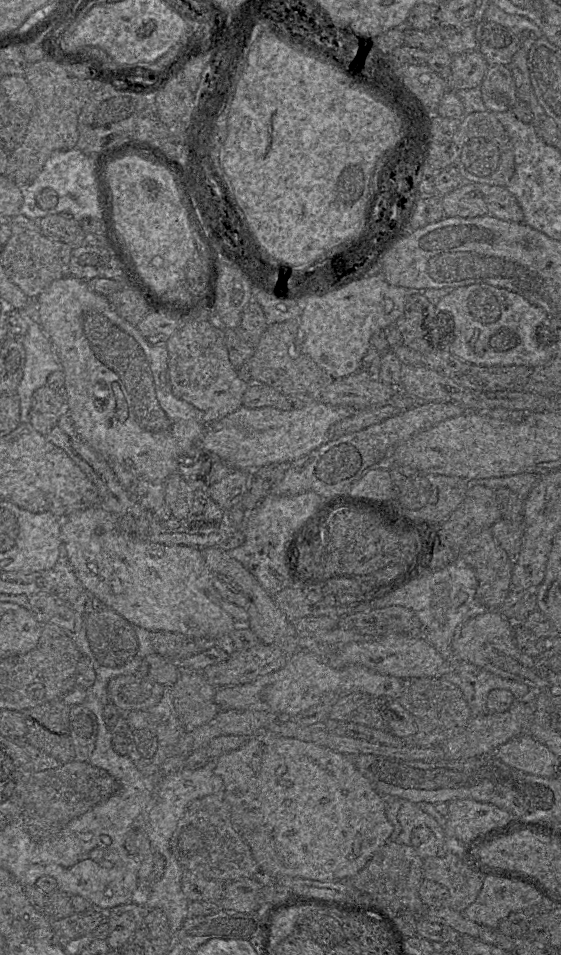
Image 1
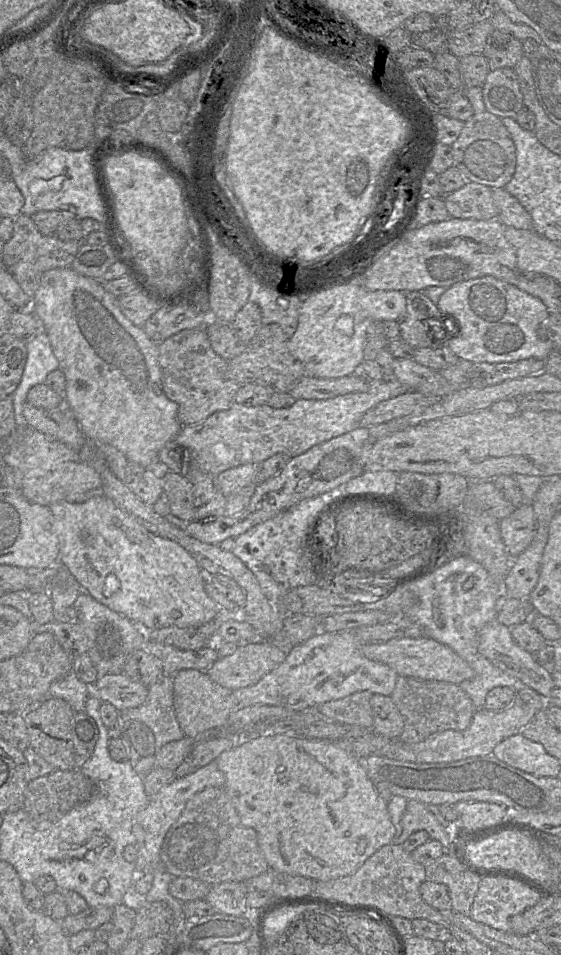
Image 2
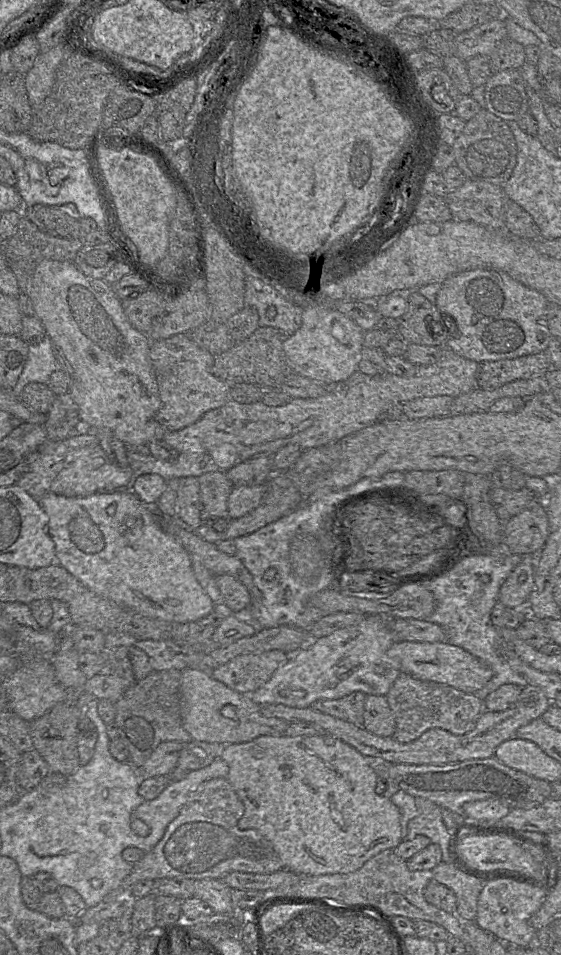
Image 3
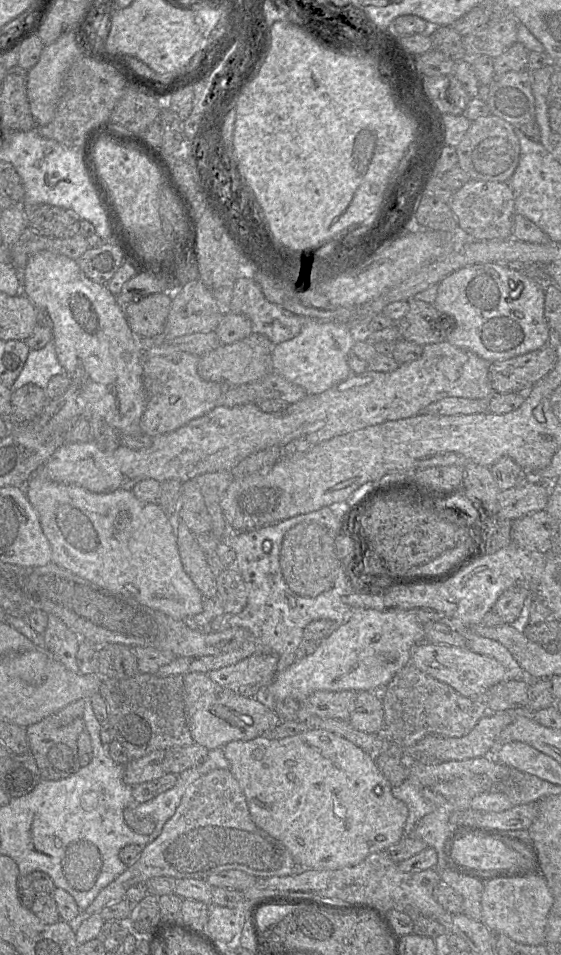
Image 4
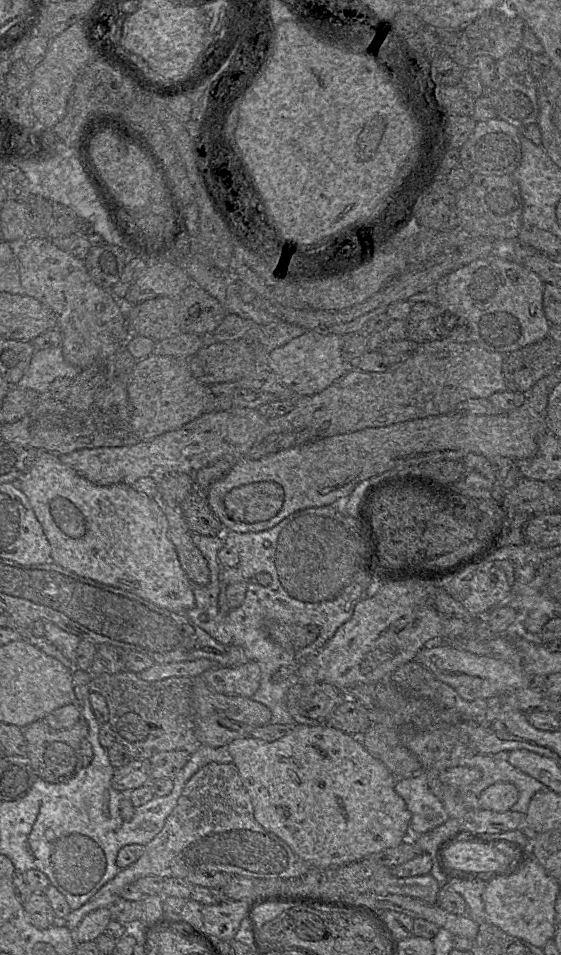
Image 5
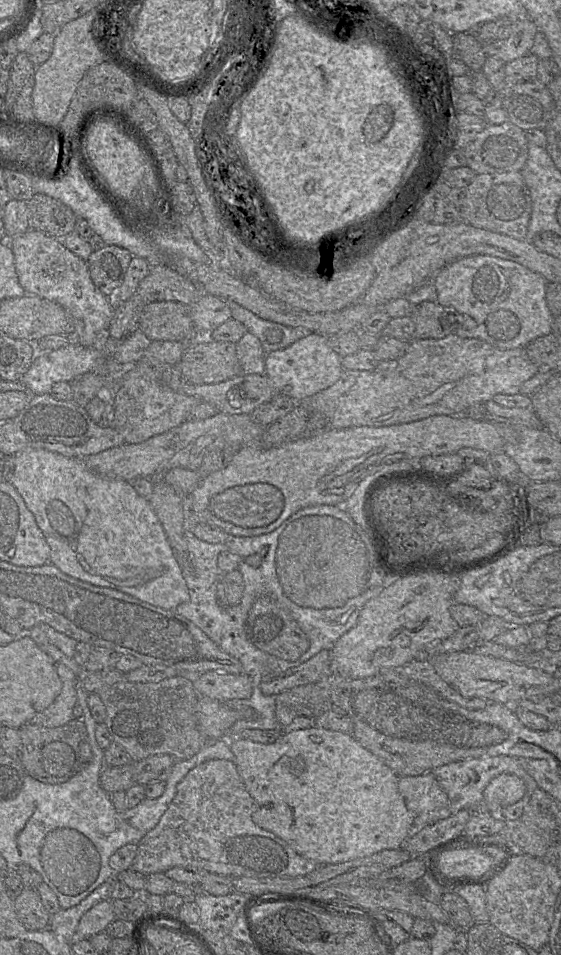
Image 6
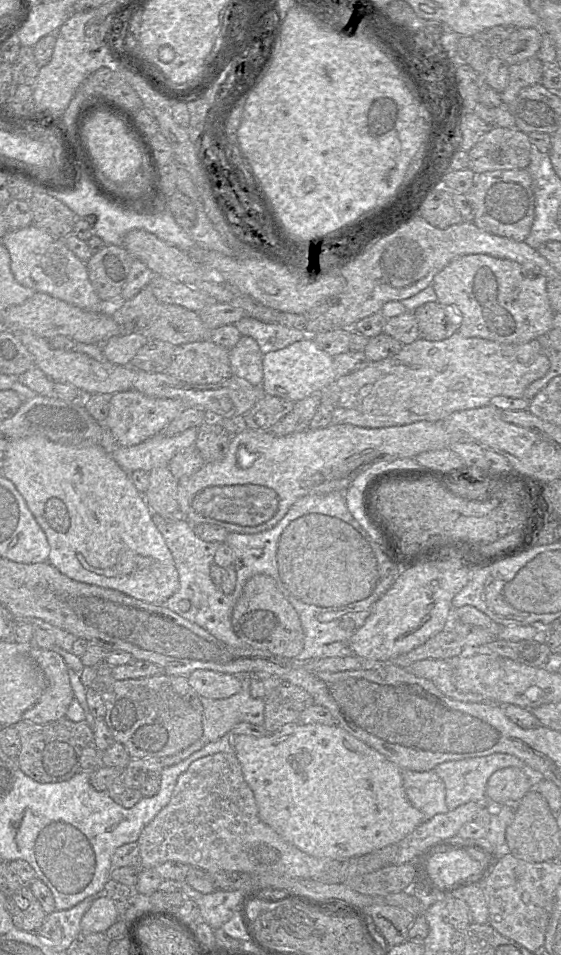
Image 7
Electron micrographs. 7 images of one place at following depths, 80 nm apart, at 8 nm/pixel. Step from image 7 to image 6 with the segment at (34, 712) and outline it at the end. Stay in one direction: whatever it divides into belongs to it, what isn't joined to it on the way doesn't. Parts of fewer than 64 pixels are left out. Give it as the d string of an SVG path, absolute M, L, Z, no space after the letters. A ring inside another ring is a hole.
M56 663L56 670L62 682L61 692L46 709L38 713L29 723L54 728L65 725L74 719L73 708L77 702L76 680L80 677L61 663Z

